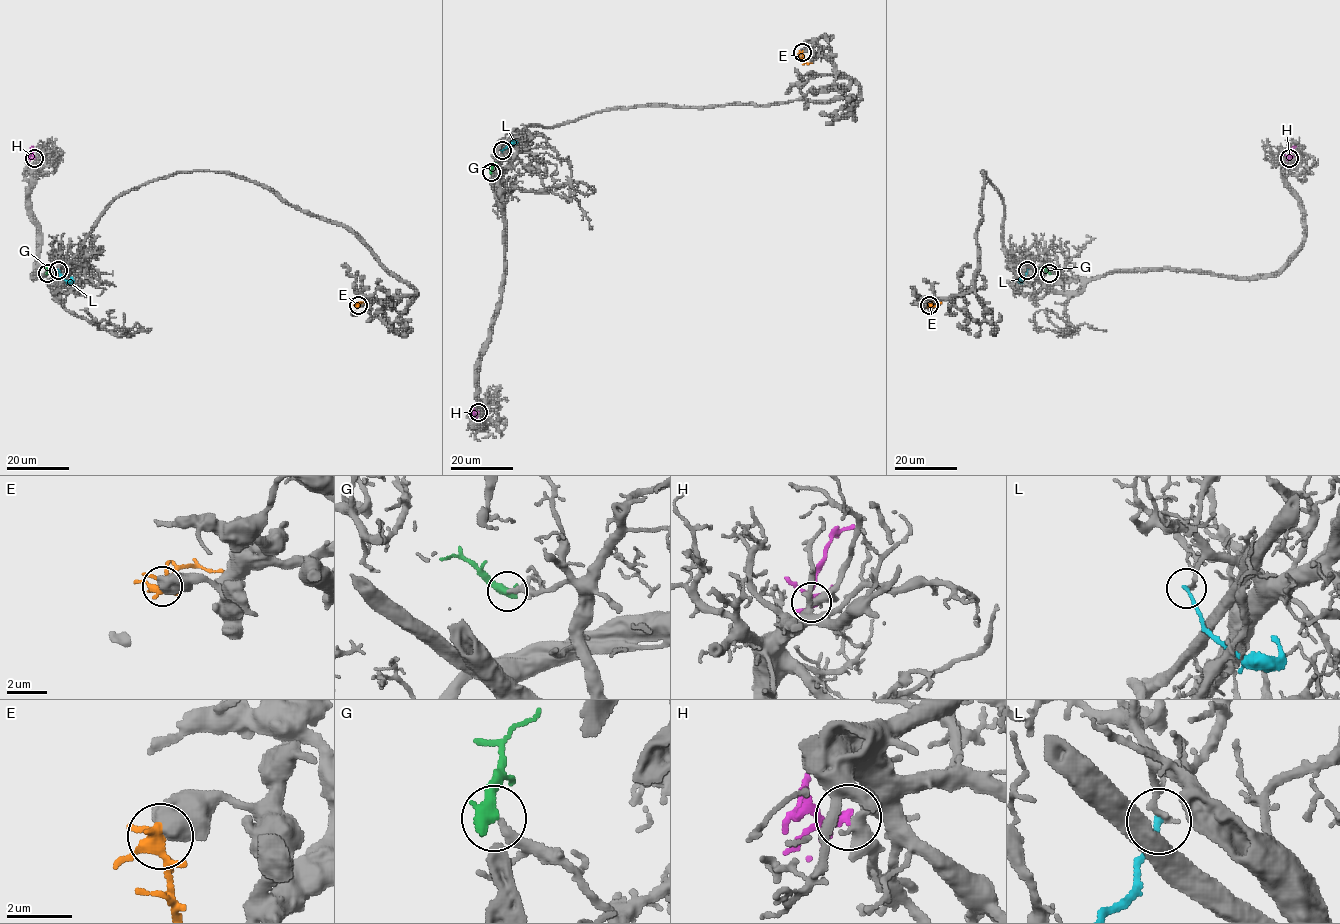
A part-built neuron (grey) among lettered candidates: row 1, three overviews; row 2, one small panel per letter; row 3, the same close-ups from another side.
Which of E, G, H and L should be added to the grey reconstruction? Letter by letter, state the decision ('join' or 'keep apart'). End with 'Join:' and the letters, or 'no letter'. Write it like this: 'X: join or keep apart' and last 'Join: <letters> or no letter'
E: keep apart
G: join
H: keep apart
L: keep apart
Join: G

